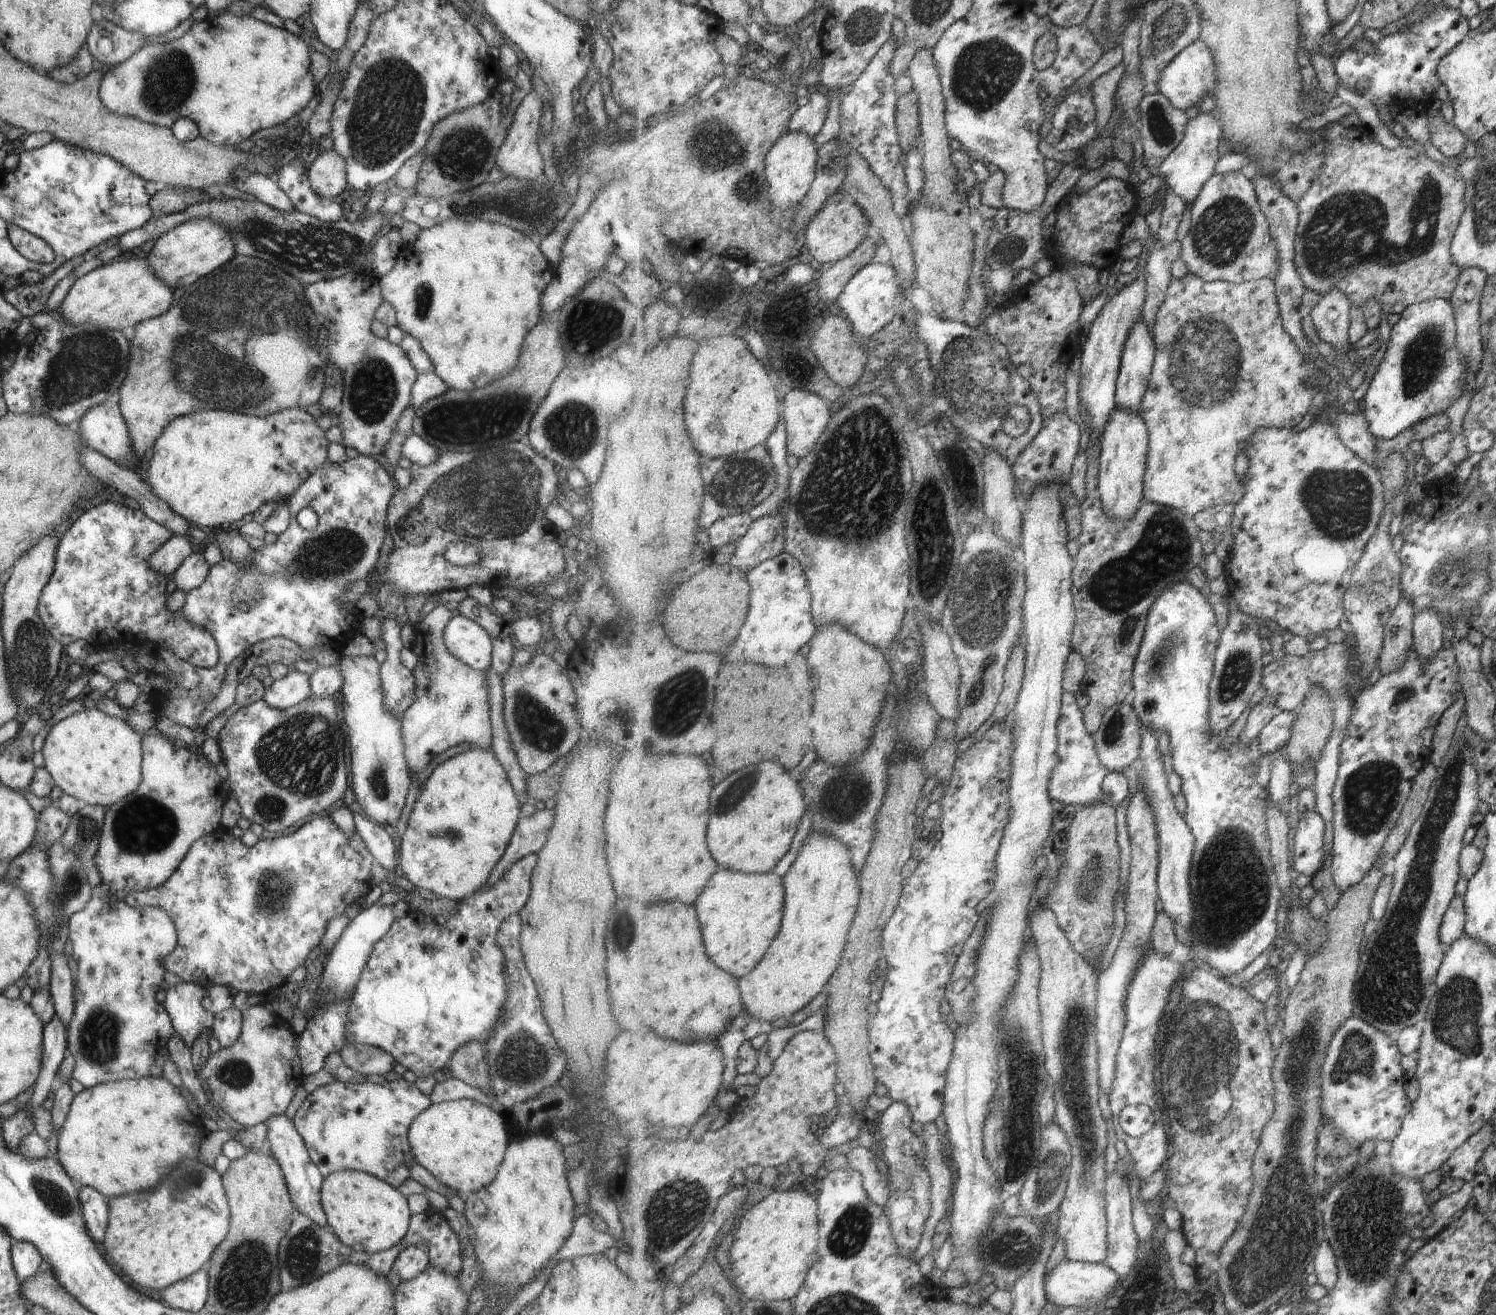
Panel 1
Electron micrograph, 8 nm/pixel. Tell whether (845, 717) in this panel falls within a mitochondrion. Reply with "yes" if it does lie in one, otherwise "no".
no

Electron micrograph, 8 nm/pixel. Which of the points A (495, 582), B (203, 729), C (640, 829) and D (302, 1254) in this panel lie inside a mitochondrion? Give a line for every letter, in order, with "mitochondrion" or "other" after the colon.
A: other
B: other
C: other
D: mitochondrion

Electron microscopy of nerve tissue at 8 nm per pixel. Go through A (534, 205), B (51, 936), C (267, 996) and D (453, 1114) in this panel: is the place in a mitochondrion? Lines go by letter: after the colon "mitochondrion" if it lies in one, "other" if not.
A: mitochondrion
B: other
C: other
D: other

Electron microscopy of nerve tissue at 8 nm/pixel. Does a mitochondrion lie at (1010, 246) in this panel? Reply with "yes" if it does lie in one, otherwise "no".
yes

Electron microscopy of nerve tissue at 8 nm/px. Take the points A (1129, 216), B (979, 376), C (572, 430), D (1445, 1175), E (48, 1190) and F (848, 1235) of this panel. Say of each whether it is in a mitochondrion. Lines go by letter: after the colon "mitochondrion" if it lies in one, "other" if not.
A: other
B: mitochondrion
C: mitochondrion
D: other
E: mitochondrion
F: mitochondrion

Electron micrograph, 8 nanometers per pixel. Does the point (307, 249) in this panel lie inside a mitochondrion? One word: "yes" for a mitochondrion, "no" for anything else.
yes

